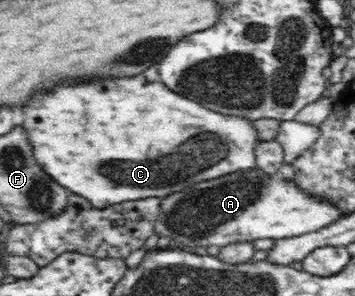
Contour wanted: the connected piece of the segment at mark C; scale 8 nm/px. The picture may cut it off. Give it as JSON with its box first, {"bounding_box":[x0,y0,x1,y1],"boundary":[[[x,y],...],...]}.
{"bounding_box":[24,75,262,208],"boundary":[[[136,75],[136,77],[120,77],[120,79],[106,79],[106,81],[94,81],[94,83],[82,83],[82,85],[58,85],[56,89],[48,91],[48,93],[38,93],[32,97],[32,101],[24,107],[24,127],[30,135],[30,143],[34,147],[34,157],[38,159],[40,167],[54,179],[58,181],[62,187],[70,189],[72,193],[78,193],[85,200],[90,201],[96,208],[106,208],[114,203],[123,203],[128,201],[137,201],[150,197],[164,198],[172,193],[180,192],[181,190],[200,183],[200,181],[208,181],[208,179],[216,179],[229,175],[230,173],[242,173],[242,171],[252,171],[257,168],[256,164],[256,149],[258,144],[262,143],[258,130],[246,119],[232,116],[230,114],[216,113],[210,109],[204,109],[202,105],[180,97],[178,93],[170,91],[168,86],[164,87],[160,81],[146,81],[144,75]]]}

